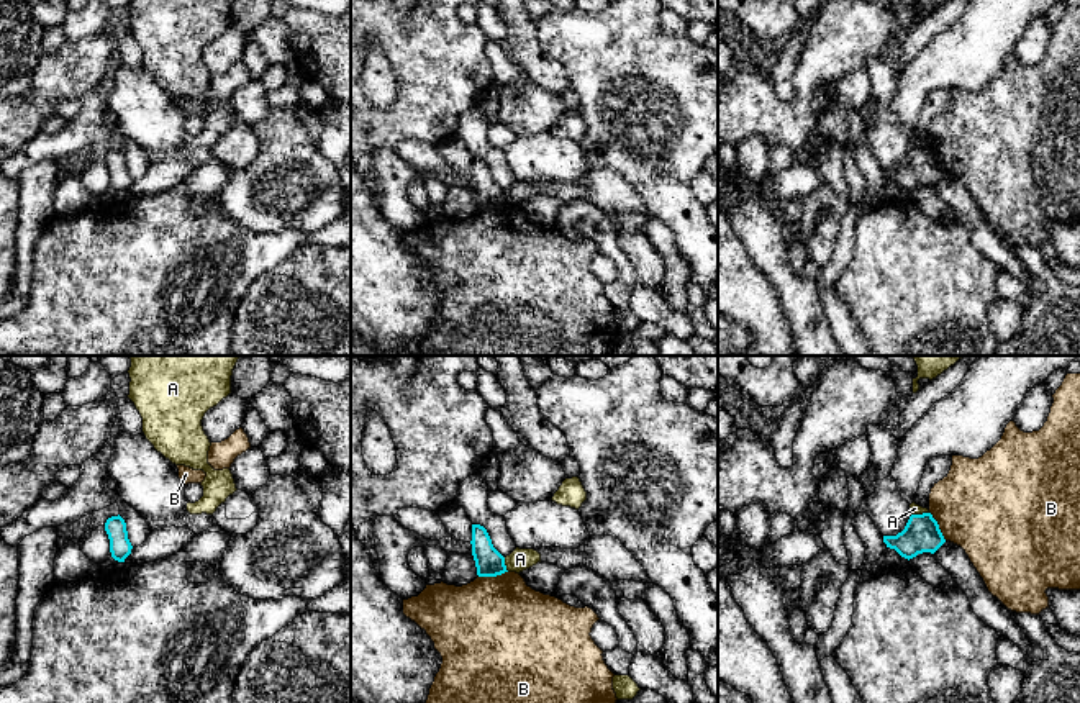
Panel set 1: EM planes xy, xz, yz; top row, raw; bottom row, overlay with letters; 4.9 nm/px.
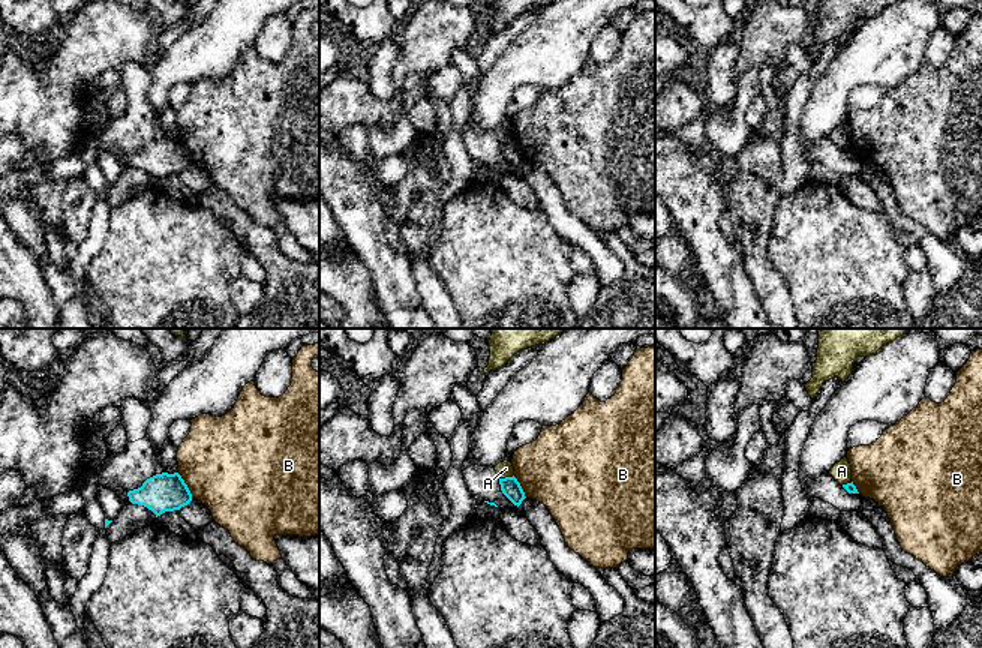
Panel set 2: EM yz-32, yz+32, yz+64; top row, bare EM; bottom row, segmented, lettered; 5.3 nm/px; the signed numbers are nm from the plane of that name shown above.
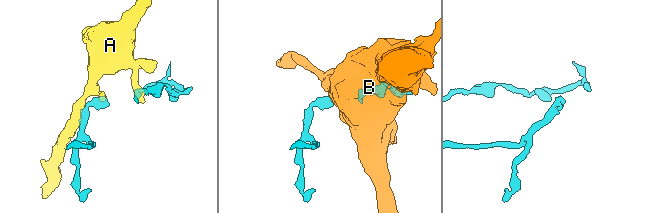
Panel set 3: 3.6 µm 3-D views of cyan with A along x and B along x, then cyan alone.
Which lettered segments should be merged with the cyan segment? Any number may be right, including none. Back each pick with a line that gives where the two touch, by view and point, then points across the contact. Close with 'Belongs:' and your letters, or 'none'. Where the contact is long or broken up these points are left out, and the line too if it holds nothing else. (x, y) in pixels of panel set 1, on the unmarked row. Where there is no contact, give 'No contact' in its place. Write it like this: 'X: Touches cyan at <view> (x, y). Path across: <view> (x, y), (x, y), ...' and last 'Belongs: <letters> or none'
Belongs: none

